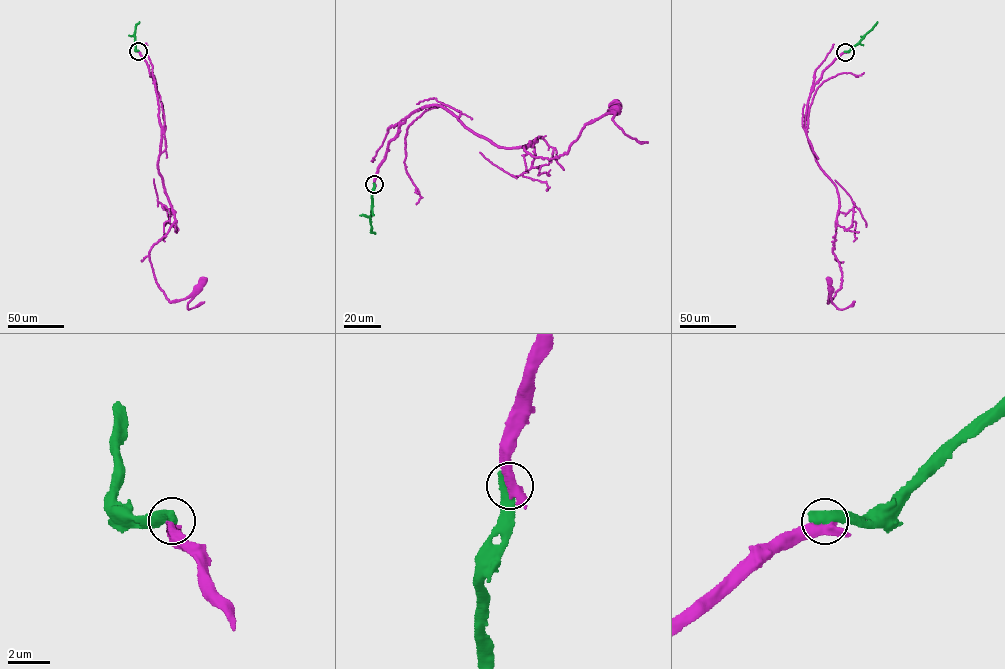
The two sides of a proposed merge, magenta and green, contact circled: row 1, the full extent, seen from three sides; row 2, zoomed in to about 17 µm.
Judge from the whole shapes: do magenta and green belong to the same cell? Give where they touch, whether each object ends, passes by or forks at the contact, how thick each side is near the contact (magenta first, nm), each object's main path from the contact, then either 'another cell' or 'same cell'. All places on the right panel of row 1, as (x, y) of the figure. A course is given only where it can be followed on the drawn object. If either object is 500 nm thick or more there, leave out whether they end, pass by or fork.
at (845, 52); 440 nm thick on the magenta side, 600 nm on the other; magenta runs (845, 51), (814, 85), (805, 124), (816, 161), (838, 197), (832, 250), (842, 280), (828, 302), (830, 287); green runs (845, 51), (859, 42), (877, 21); another cell

